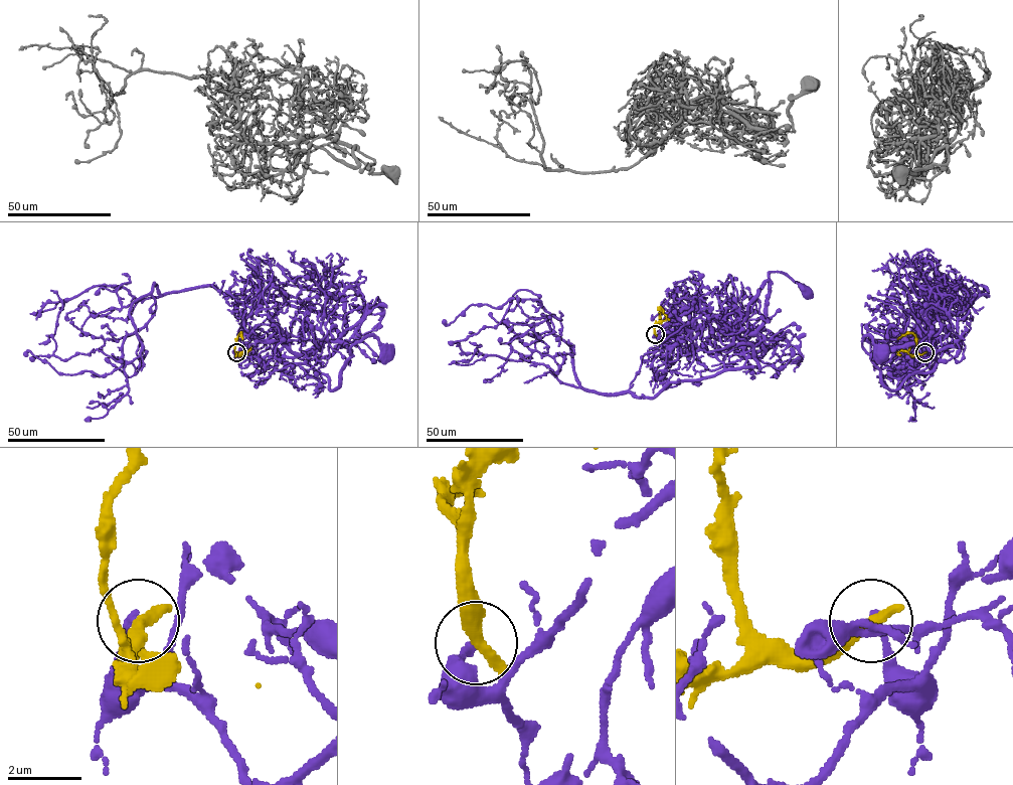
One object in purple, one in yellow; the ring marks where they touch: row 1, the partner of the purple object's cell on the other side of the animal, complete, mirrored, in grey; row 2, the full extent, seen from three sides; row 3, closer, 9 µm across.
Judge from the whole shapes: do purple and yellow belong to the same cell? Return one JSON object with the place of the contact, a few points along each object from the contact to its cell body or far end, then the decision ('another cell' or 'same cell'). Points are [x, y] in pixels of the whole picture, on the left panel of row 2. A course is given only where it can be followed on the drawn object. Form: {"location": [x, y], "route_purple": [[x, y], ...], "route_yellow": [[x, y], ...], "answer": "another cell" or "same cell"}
{"location": [236, 352], "route_purple": [[235, 352], [242, 361], [266, 361], [340, 341], [350, 354], [352, 345], [374, 335], [387, 353]], "route_yellow": [[236, 352], [235, 340], [240, 333], [242, 338]], "answer": "another cell"}

